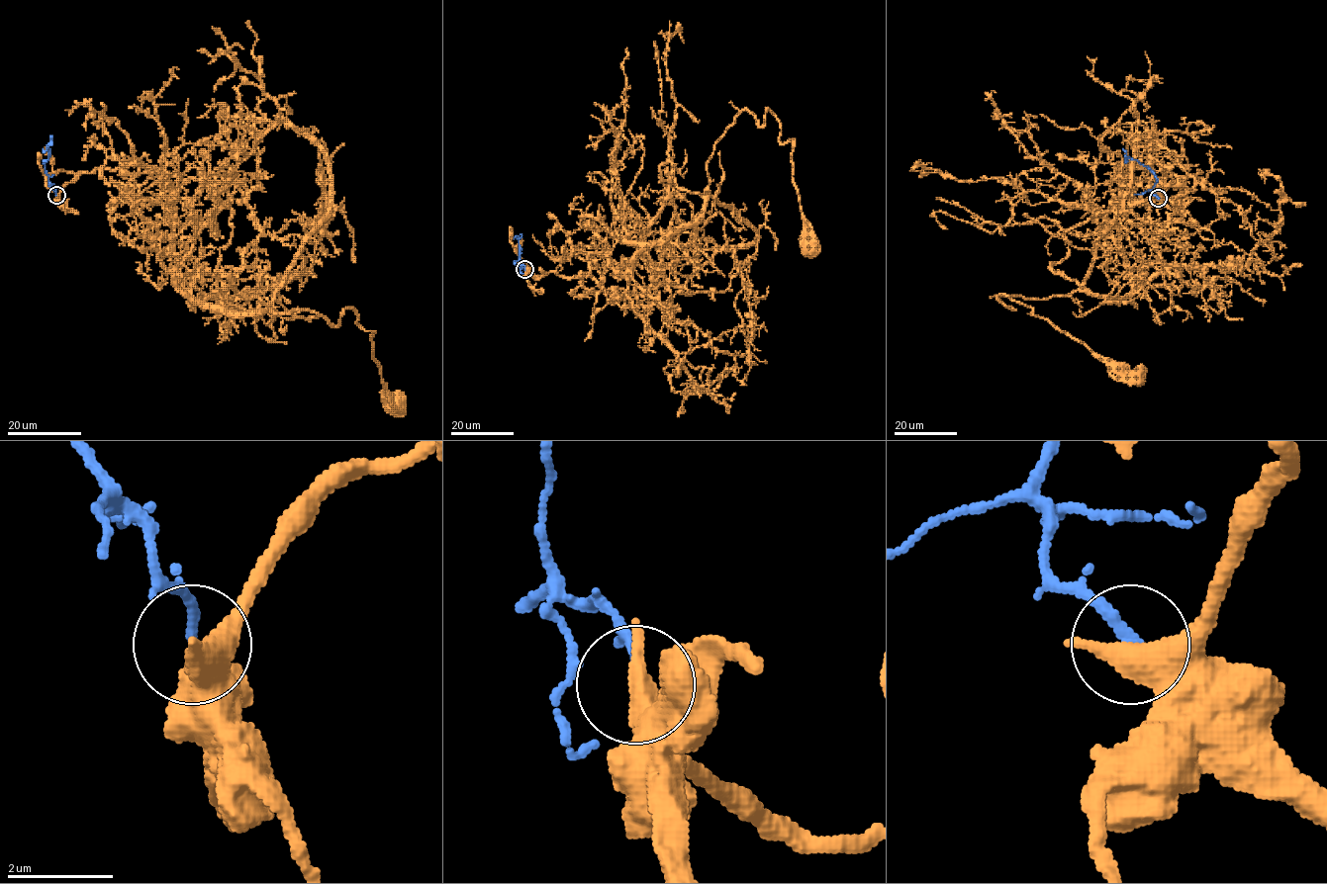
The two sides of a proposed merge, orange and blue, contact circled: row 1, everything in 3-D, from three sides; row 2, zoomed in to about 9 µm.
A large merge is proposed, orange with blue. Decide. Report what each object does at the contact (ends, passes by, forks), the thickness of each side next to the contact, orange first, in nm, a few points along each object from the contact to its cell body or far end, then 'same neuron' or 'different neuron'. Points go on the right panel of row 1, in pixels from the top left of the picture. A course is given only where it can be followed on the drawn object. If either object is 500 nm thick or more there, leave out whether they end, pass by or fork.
600 nm thick on the orange side, 200 nm on the other; orange runs (1158, 199), (1166, 170), (1183, 178), (1063, 234), (1050, 267), (1085, 290), (996, 297), (1135, 377); blue runs (1158, 199), (1153, 189), (1157, 181), (1155, 175), (1146, 166), (1130, 158), (1123, 148); different neuron

